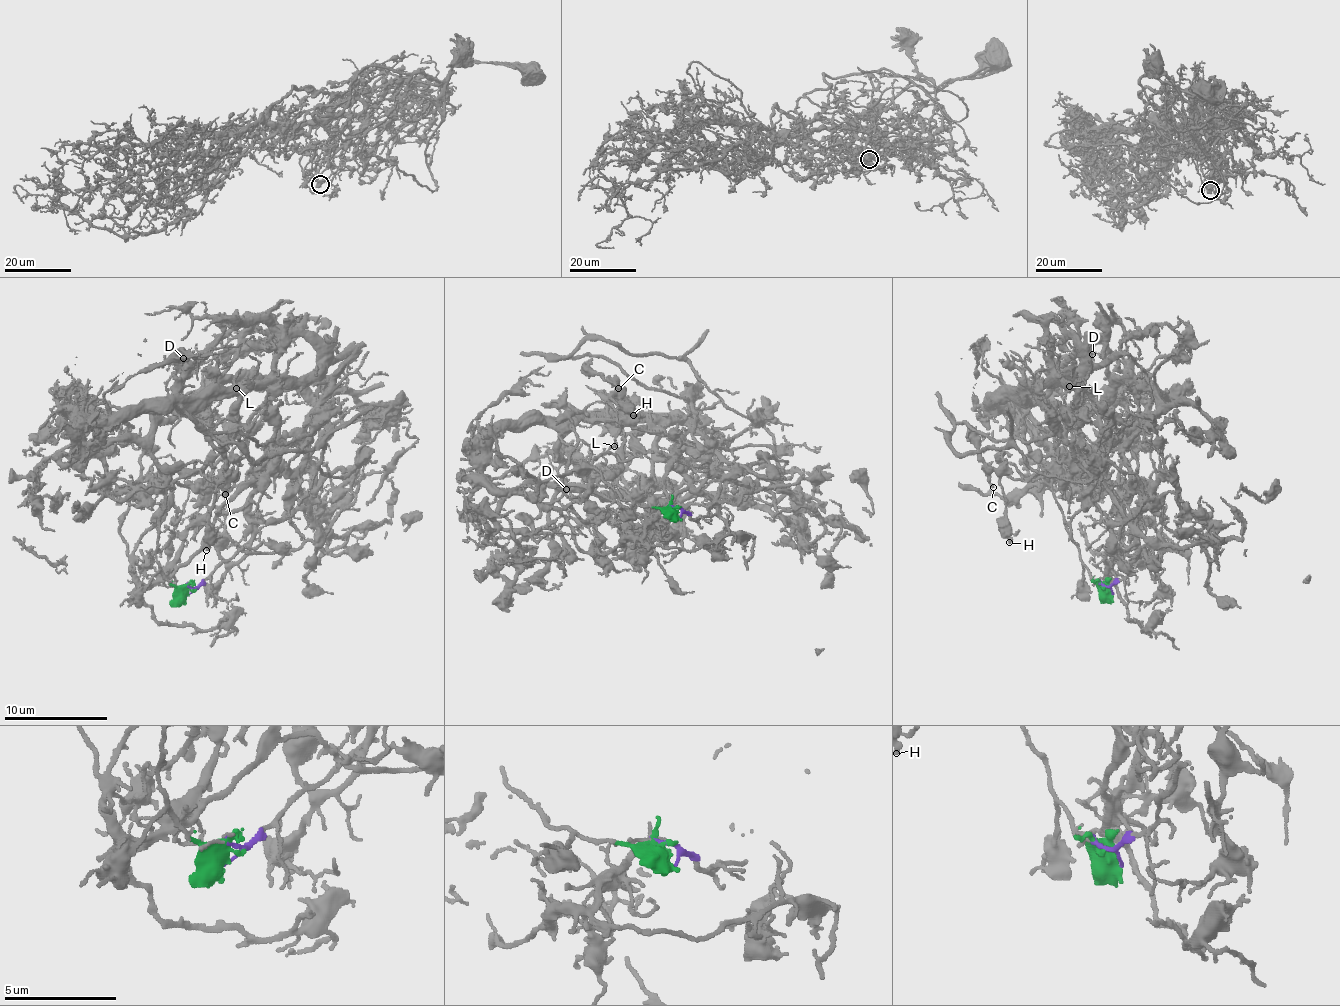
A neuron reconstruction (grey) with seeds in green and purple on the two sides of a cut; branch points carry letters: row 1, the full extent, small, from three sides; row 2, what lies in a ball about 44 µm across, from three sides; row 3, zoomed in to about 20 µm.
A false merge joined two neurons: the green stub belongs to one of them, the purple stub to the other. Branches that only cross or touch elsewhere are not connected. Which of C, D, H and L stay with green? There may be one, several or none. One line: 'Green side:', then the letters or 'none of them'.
Green side: C, H

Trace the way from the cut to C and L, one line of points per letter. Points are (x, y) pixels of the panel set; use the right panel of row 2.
C: (1111, 593), (1094, 580), (1067, 530), (1049, 465), (1025, 479), (992, 470), (989, 482), (994, 488)
L: (1111, 593), (1113, 584), (1129, 574), (1140, 550), (1134, 523), (1119, 512), (1095, 397), (1090, 389), (1070, 385)

